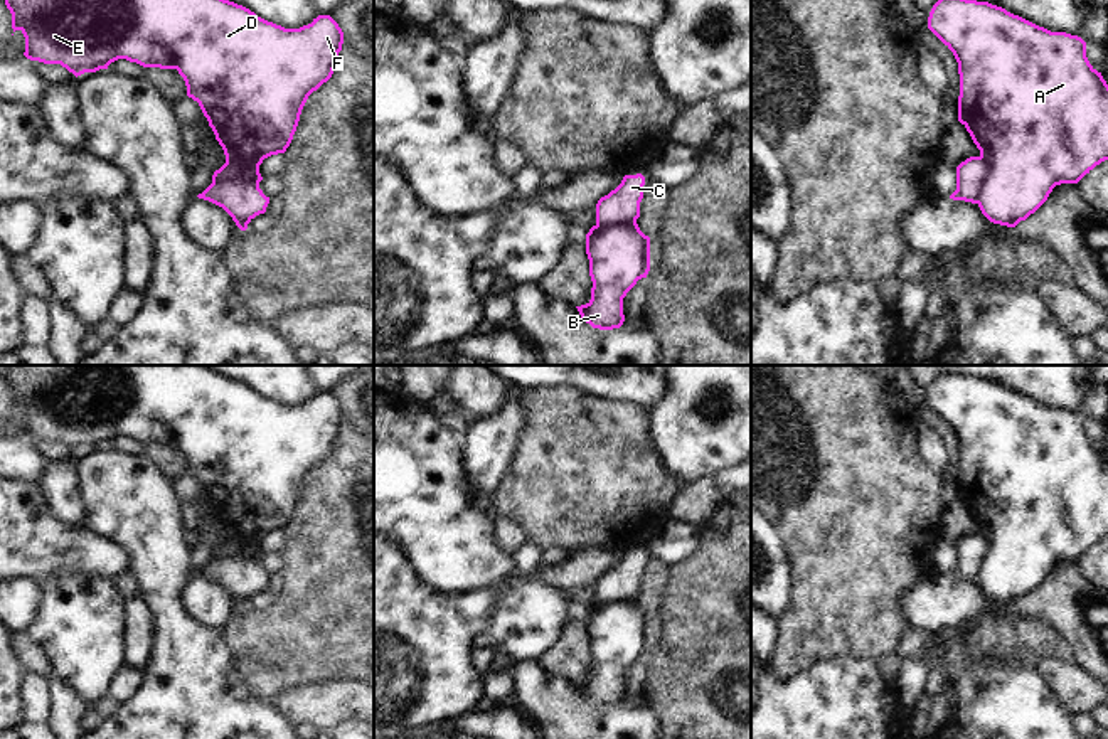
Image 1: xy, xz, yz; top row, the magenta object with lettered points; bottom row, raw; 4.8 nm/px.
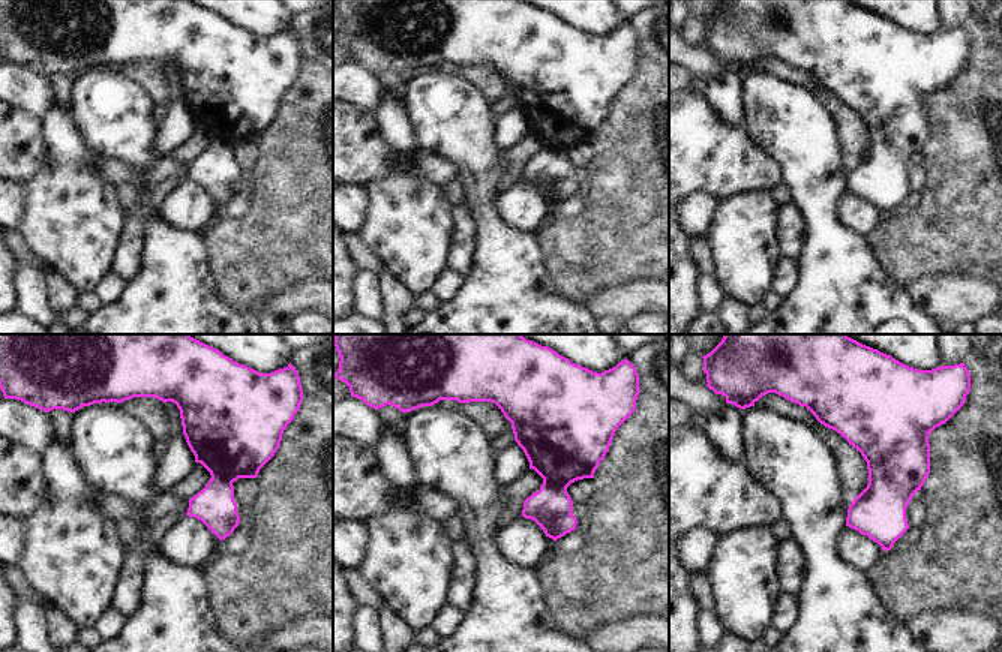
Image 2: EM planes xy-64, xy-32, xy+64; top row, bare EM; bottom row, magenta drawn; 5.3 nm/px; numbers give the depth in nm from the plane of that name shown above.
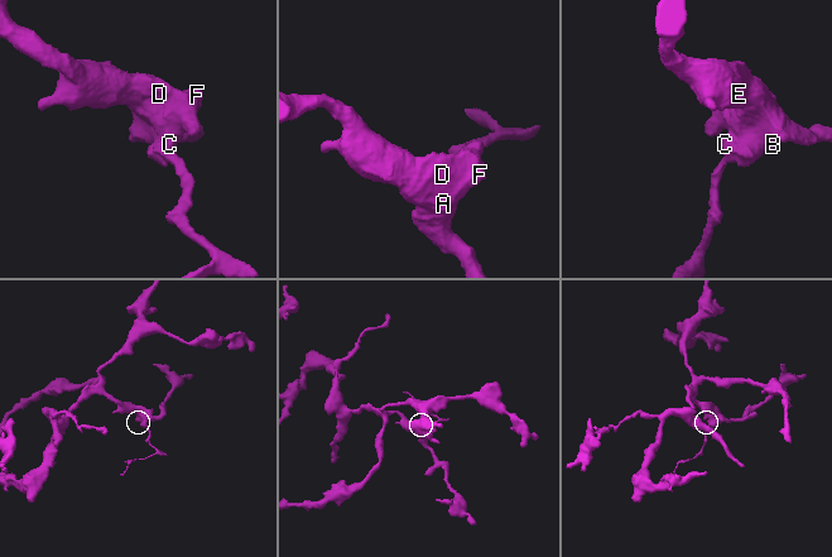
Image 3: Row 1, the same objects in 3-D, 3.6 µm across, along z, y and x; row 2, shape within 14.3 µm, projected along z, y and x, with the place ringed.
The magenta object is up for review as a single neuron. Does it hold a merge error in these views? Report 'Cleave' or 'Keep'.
Cleave

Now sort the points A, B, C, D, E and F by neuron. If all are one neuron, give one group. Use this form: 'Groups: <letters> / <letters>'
Groups: A B D E F / C

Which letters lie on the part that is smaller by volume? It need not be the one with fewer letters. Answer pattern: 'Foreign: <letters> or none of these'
Foreign: C

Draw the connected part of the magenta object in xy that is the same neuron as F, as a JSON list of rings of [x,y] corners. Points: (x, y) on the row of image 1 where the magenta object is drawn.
[[[5,0],[12,29],[25,37],[24,56],[61,64],[76,77],[108,69],[118,59],[143,67],[177,69],[187,96],[199,103],[224,150],[224,170],[259,172],[264,158],[285,153],[296,131],[308,96],[327,82],[342,51],[344,32],[330,15],[318,15],[300,29],[285,29],[229,0]]]

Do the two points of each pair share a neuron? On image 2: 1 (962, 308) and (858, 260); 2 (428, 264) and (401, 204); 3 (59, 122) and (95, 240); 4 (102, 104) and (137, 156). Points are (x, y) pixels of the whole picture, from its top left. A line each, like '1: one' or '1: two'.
1: two
2: one
3: one
4: one

